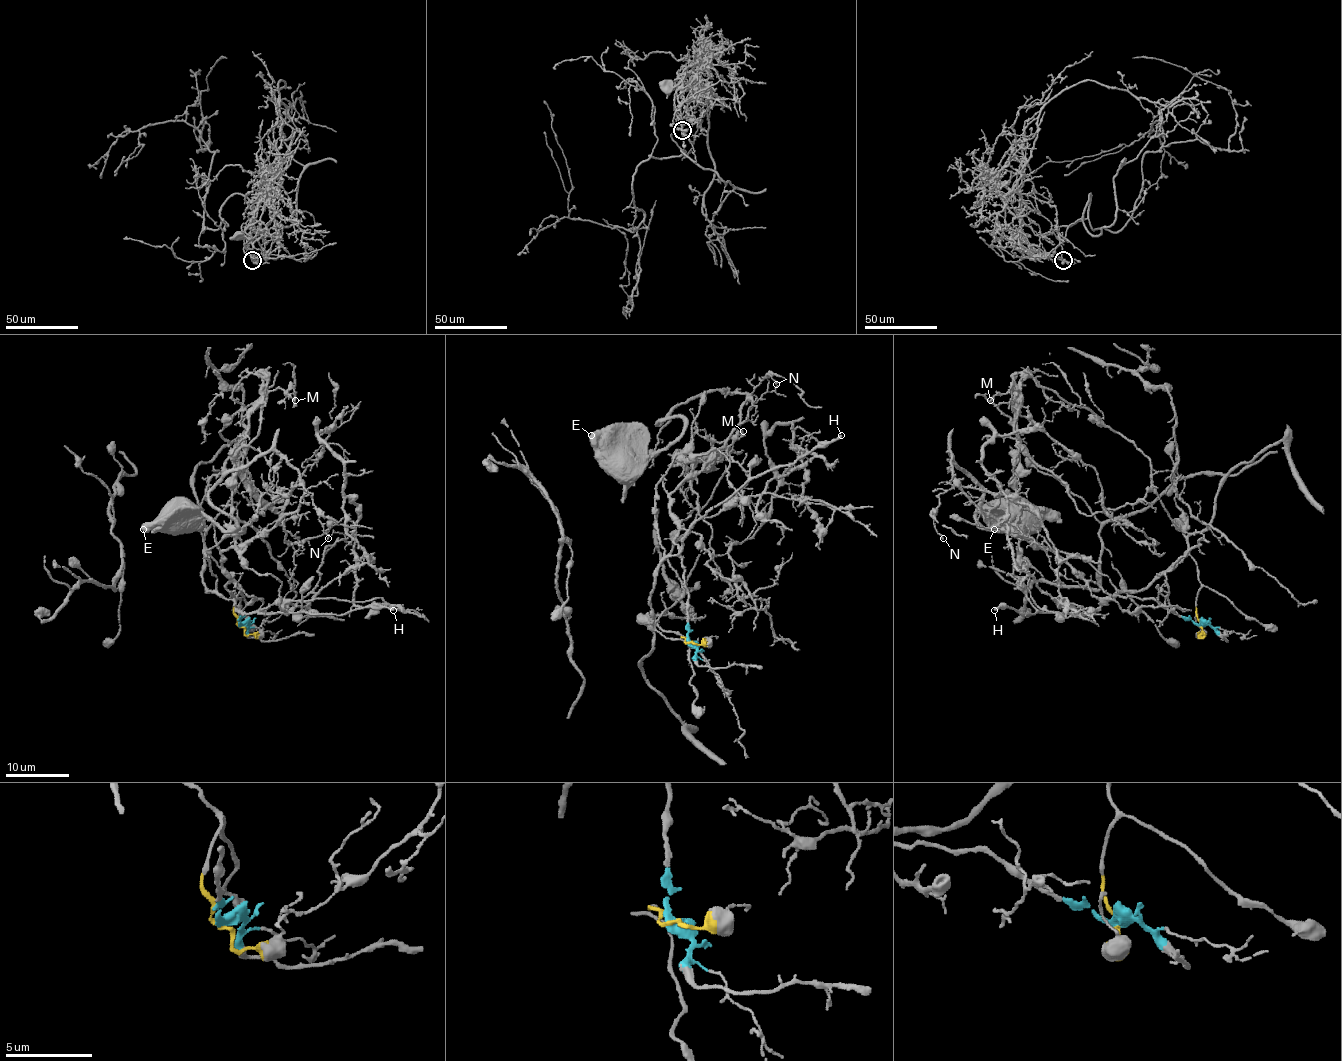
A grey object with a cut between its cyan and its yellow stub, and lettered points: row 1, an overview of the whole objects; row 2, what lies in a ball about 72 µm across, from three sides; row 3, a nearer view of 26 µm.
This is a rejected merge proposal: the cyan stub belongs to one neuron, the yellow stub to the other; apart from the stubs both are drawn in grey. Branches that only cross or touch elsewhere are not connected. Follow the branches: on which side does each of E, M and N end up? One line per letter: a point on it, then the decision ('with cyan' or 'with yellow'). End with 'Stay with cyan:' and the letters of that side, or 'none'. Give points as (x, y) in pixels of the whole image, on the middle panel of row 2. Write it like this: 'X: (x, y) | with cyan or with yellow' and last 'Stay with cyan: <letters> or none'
E: (591, 435) | with cyan
M: (743, 431) | with cyan
N: (776, 384) | with cyan
Stay with cyan: E, M, N

